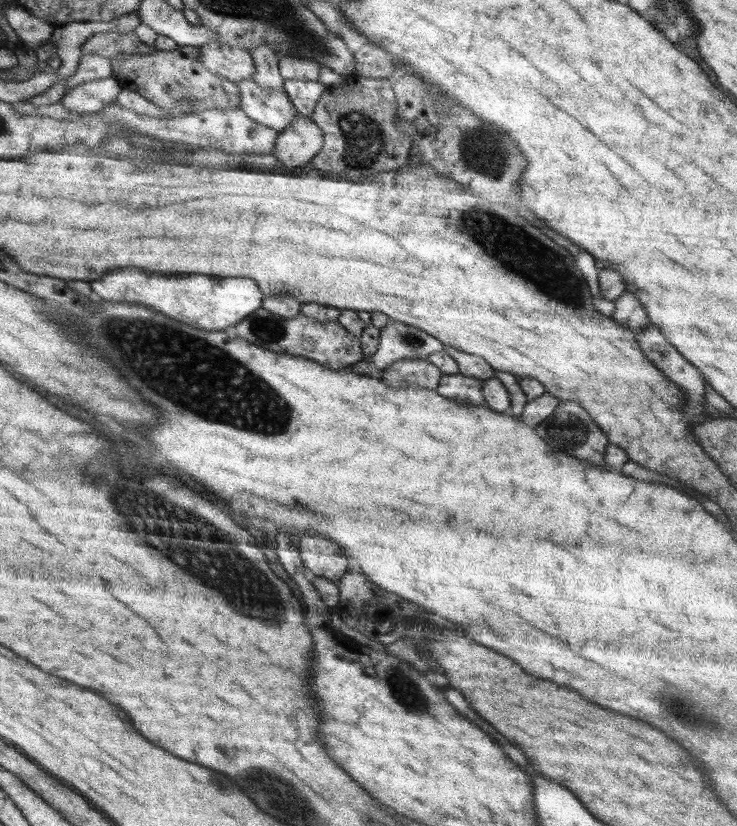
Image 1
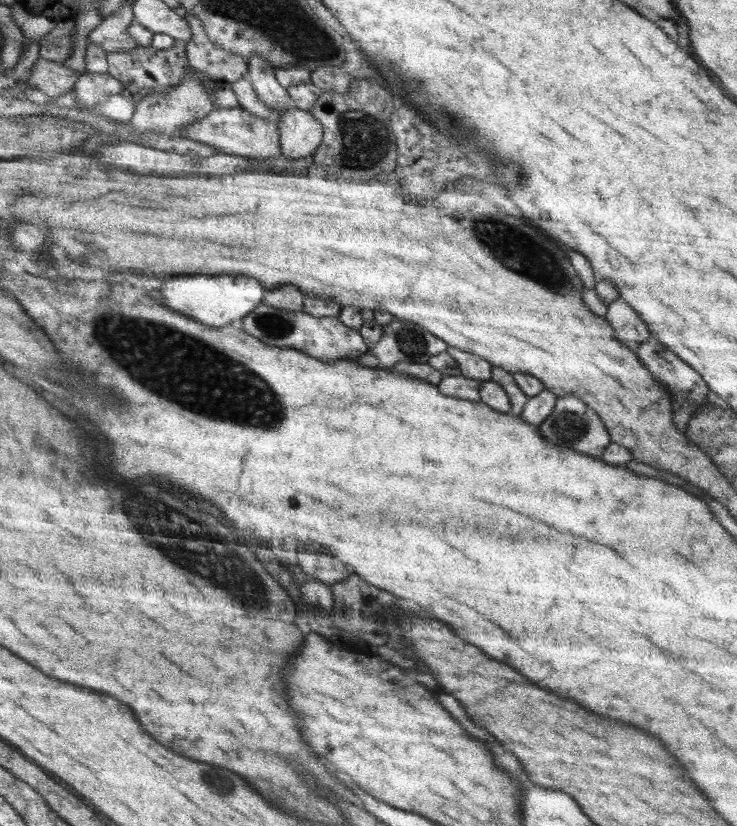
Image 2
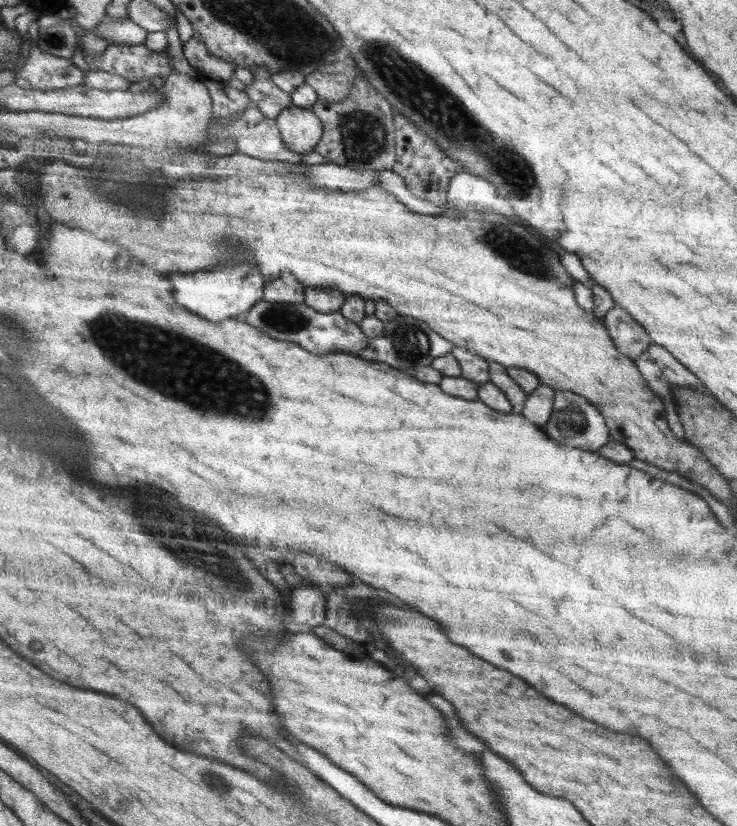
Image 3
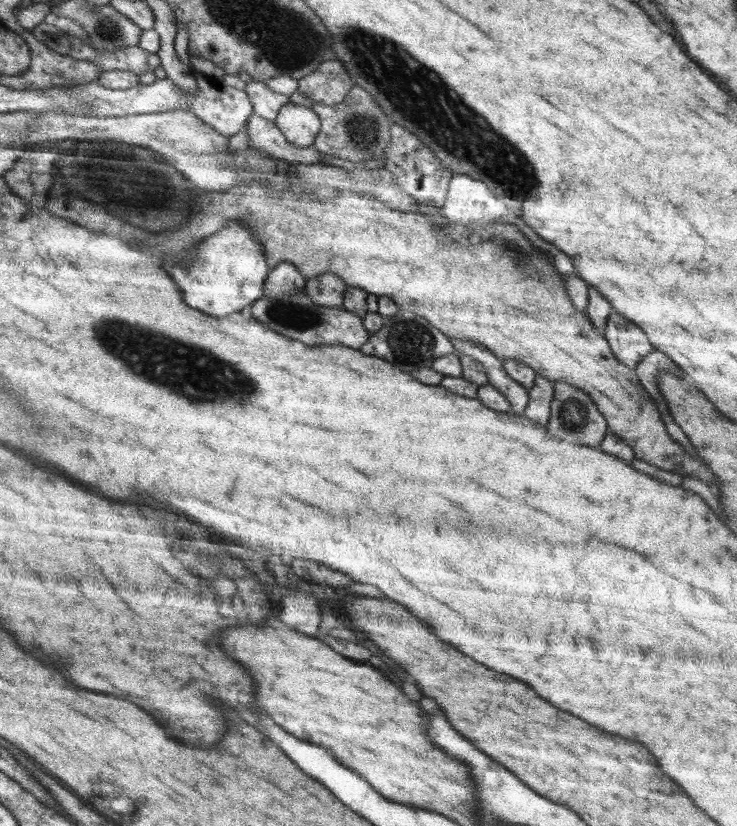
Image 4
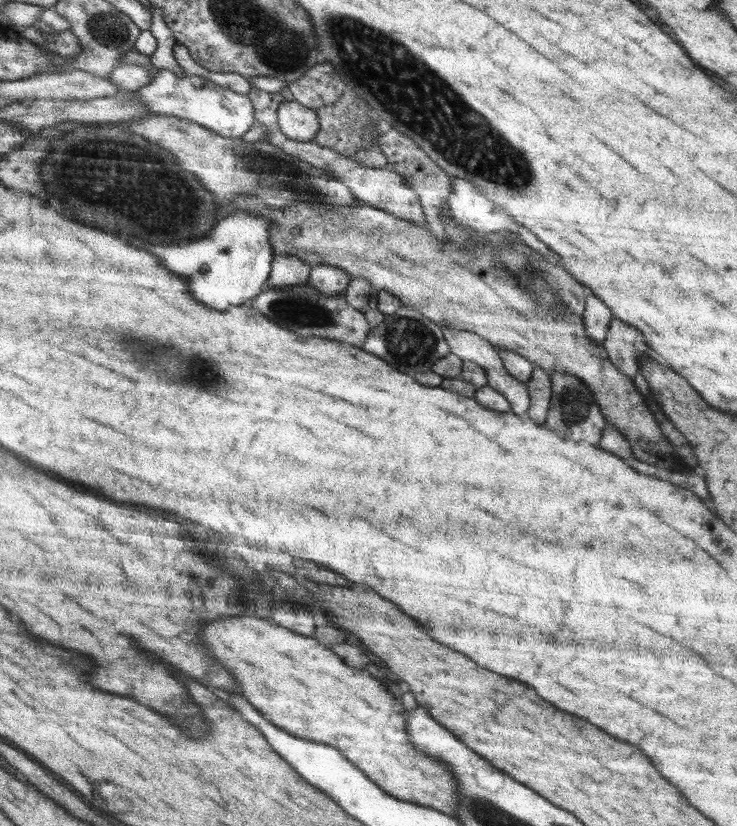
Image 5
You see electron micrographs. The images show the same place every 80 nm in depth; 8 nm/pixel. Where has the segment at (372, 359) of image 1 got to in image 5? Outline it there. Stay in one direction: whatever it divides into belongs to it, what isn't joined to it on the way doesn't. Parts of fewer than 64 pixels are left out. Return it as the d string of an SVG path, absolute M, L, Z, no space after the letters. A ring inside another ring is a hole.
M401 306L394 314L385 315L378 326L371 328L360 347L374 356L380 356L391 368L412 377L418 372L431 371L437 360L451 353L442 328L411 306Z

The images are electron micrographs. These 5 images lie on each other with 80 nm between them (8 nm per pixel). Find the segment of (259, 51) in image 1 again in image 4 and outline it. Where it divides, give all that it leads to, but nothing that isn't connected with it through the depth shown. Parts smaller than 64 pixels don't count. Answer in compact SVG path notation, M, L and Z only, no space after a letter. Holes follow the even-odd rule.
M252 81L243 86L253 106L253 112L266 120L276 120L279 110L290 103L289 95L275 93L266 81Z

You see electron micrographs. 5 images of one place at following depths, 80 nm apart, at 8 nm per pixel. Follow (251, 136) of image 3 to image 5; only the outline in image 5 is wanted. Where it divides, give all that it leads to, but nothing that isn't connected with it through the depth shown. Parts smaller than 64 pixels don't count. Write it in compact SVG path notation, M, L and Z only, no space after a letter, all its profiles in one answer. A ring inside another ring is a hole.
M279 128L272 129L267 134L265 141L279 148L279 150L283 150L286 154L297 156L300 160L320 170L330 170L330 174L333 176L340 177L342 180L347 181L351 193L357 200L392 213L398 218L408 219L409 221L427 226L427 218L425 217L423 206L419 202L419 196L409 187L406 178L396 172L392 172L388 167L372 168L371 166L364 166L357 162L357 159L342 156L339 152L331 148L320 146L314 140L306 142L292 140Z

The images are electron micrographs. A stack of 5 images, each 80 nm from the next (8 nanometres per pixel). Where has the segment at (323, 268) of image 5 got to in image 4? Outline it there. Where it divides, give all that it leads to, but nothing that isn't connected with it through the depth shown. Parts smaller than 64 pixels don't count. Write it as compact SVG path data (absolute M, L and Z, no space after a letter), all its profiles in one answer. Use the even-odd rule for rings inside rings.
M325 272L320 276L307 279L305 293L316 305L340 306L347 284L333 272Z

